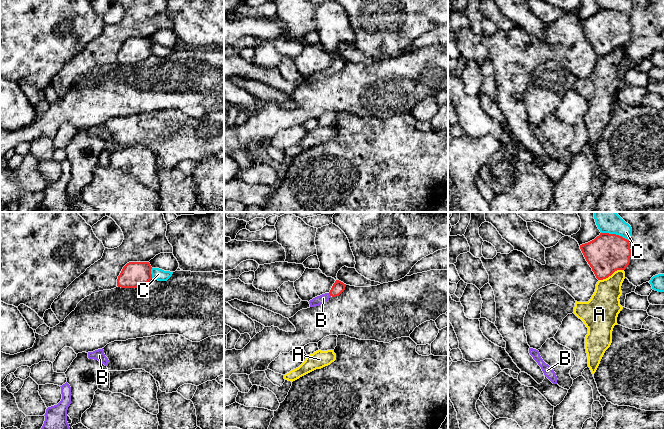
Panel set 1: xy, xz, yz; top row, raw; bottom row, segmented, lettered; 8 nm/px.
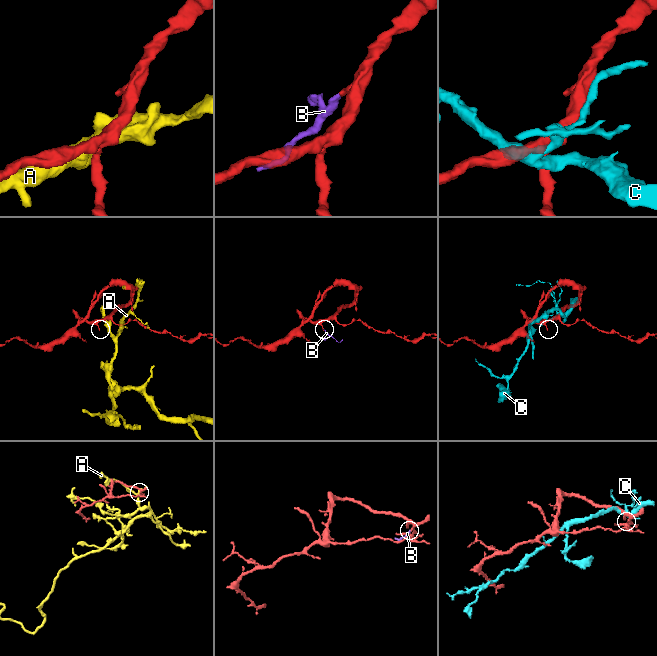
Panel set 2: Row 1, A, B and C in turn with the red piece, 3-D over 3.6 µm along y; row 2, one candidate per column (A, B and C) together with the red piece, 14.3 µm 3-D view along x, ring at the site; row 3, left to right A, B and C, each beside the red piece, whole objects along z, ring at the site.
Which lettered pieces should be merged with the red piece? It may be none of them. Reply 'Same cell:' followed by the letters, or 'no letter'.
Same cell: B

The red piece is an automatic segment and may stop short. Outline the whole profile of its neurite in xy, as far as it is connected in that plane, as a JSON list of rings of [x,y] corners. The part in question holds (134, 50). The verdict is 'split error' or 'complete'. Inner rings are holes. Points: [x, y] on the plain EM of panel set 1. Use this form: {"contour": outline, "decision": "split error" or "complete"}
{"contour": [[[149,38],[127,39],[117,55],[117,62],[121,64],[137,64],[152,55],[151,41]]], "decision": "complete"}

